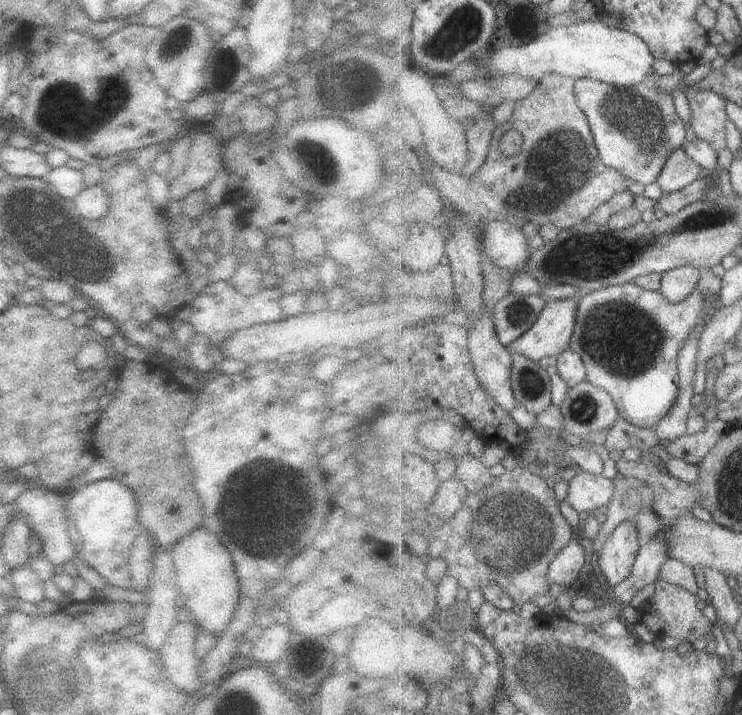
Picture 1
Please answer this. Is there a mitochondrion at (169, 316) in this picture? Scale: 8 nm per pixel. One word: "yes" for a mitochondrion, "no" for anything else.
no

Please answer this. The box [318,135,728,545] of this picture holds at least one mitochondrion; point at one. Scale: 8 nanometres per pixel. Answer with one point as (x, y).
(621, 338)

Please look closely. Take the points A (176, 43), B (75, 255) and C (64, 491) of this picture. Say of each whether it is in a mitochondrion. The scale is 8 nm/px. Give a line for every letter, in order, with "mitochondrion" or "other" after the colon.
A: mitochondrion
B: mitochondrion
C: other

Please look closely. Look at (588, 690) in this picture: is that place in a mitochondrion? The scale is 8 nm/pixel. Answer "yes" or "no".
yes

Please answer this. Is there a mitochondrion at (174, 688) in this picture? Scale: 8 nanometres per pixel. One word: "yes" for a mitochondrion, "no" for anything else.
no

